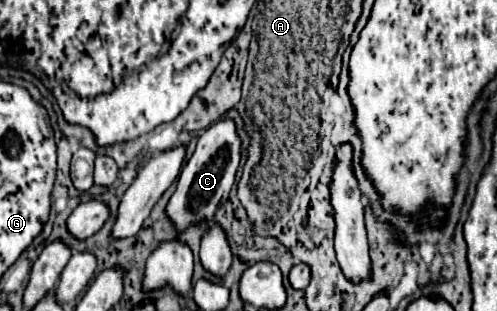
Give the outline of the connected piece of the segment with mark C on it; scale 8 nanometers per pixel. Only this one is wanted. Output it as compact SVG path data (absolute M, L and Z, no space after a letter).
M222 117L220 121L212 123L204 135L198 139L196 151L190 157L190 161L184 165L180 177L178 177L178 189L172 195L166 213L170 215L172 223L176 225L178 233L184 231L190 223L198 223L202 219L212 219L220 203L224 203L230 195L230 189L236 183L236 171L240 169L240 147L242 139L238 135L236 123L228 117Z

